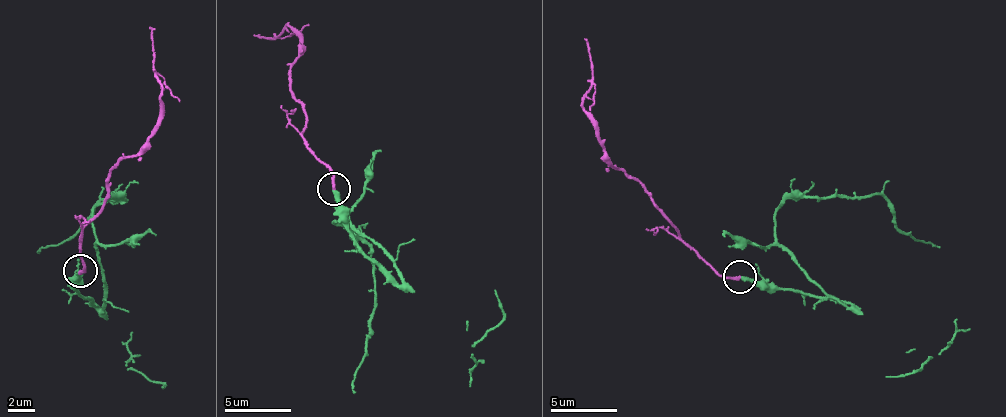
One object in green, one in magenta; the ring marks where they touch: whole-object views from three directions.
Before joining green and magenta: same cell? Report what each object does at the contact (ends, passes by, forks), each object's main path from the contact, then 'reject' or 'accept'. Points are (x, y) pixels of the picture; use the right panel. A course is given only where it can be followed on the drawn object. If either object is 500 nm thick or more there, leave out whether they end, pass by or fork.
green ends; magenta ends; course green (739, 276), (835, 301), (776, 235), (777, 208), (792, 197), (881, 195), (900, 230), (940, 249); course magenta (739, 276), (723, 275), (703, 259), (605, 152), (595, 118), (582, 105), (593, 76), (590, 46), (584, 39); accept

